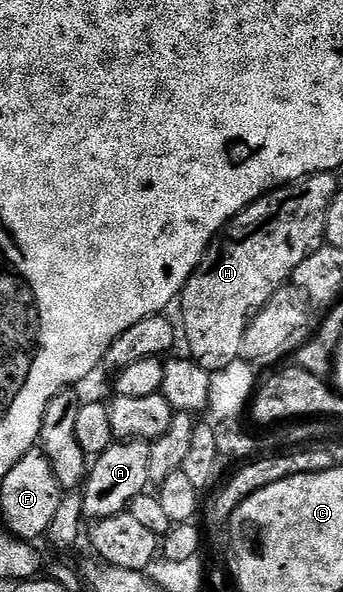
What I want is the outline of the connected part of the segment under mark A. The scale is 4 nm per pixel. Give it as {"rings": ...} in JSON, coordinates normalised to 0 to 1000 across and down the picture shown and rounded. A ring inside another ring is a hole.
{"rings":[[[376,743],[370,747],[332,747],[315,758],[265,779],[254,806],[239,819],[245,840],[245,870],[259,880],[306,878],[332,868],[364,863],[373,851],[405,838],[423,836],[434,823],[431,796],[437,794],[437,760],[417,743]]]}

